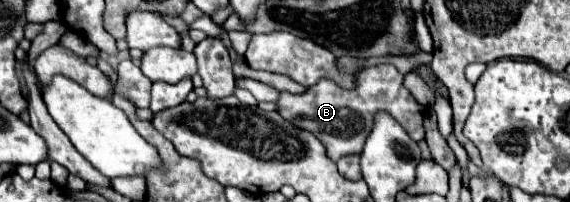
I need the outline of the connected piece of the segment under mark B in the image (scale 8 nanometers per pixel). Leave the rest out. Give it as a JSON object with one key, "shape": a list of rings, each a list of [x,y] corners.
{"shape":[[[375,65],[363,69],[357,77],[357,87],[351,91],[341,89],[331,79],[321,79],[317,85],[309,87],[303,95],[281,93],[277,105],[283,119],[315,133],[315,137],[319,137],[327,147],[327,155],[333,161],[339,161],[343,155],[363,151],[363,145],[373,129],[373,119],[377,111],[389,113],[409,133],[413,141],[425,139],[423,131],[425,107],[419,105],[415,97],[405,89],[403,75],[393,65]]]}

